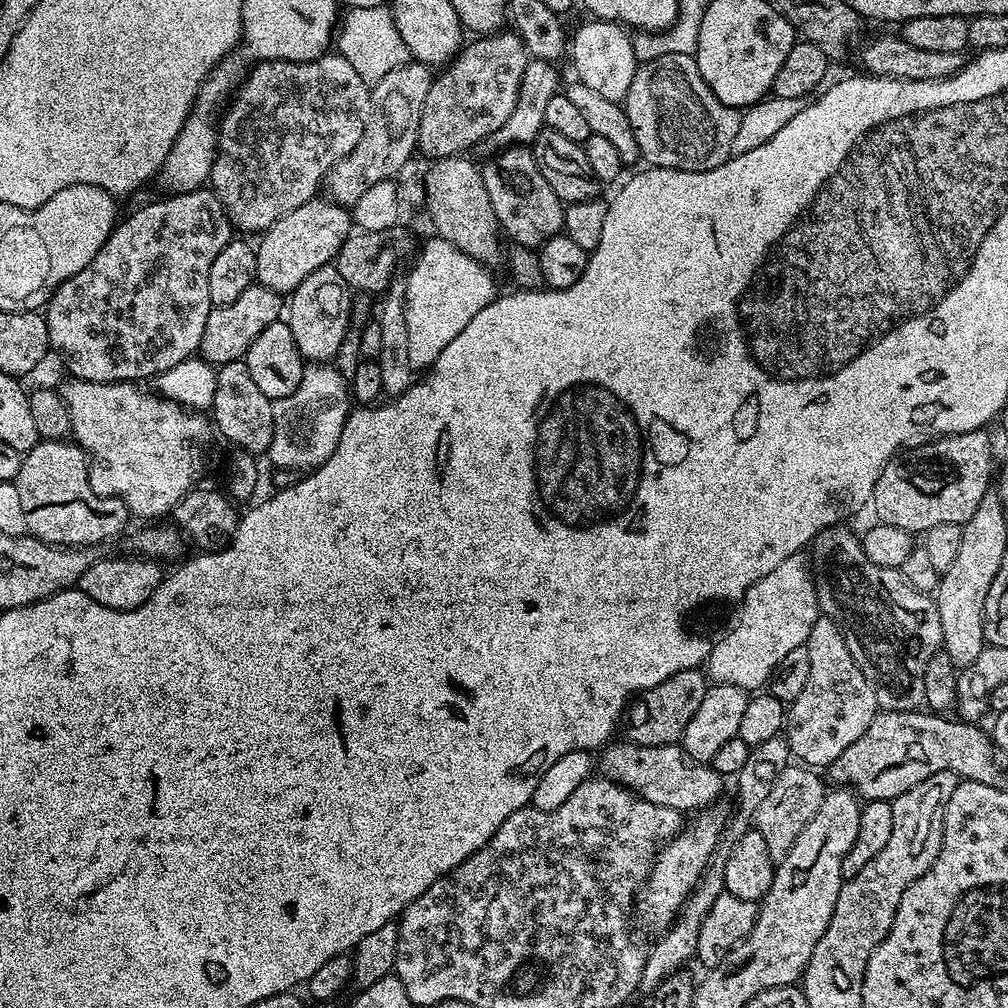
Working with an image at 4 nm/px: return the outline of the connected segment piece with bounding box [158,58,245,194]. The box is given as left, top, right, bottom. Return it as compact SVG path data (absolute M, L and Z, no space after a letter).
M232 59L221 60L213 68L212 73L201 82L200 92L196 95L196 103L192 105L192 114L186 118L170 154L166 154L164 165L160 167L158 173L158 181L160 180L161 186L165 188L165 193L193 192L209 183L218 151L218 128L214 123L217 119L216 107L228 95L228 99L233 95L234 89L241 83L242 73L245 71L242 61Z

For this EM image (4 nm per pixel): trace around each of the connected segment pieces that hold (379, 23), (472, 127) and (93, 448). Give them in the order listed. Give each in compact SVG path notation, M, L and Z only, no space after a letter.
M391 7L348 8L345 13L334 40L334 48L339 55L346 58L346 62L350 62L350 66L354 66L358 78L362 78L371 86L386 78L390 70L409 63L406 42L402 42L402 34L398 34L398 26L394 26Z
M501 30L490 36L480 36L473 44L465 43L461 47L460 51L456 53L454 59L443 69L444 72L435 77L430 86L430 94L426 94L426 102L422 102L422 118L418 122L418 134L416 135L416 147L419 155L432 156L433 161L447 160L449 156L459 156L467 153L467 148L472 147L478 143L479 140L487 141L491 137L493 132L497 132L499 128L504 125L506 118L510 118L510 114L514 114L514 106L518 102L518 94L520 93L520 83L522 82L522 74L526 70L526 66L529 62L528 51L524 49L524 44L520 40L519 36L516 35L515 31L512 30Z
M75 378L65 381L64 385L59 385L58 391L66 402L66 410L70 412L75 443L87 455L88 481L94 494L116 496L128 507L133 517L167 517L176 503L197 487L199 480L196 479L204 468L204 459L208 456L208 447L214 437L209 417L182 404L175 404L167 396L161 396L155 391L147 392L144 386L136 382L103 384Z

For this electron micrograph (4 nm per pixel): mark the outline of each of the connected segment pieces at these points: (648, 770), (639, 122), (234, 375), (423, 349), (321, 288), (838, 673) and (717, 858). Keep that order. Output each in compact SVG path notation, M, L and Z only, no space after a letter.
M631 742L616 743L609 743L599 753L599 756L601 755L599 775L603 779L623 784L631 792L646 798L646 802L672 808L681 814L703 810L719 801L716 799L719 798L725 781L707 763L690 759L680 744L642 746Z
M668 53L657 56L655 60L643 61L630 82L630 90L622 101L624 113L630 118L634 138L638 142L641 157L649 165L657 168L673 168L687 172L705 172L722 166L732 156L731 147L738 132L741 109L726 106L706 86L702 74L696 65L695 55L686 53Z
M243 360L219 365L210 416L214 421L215 431L219 435L221 432L236 447L234 449L241 453L267 453L270 442L274 438L272 401L266 394L262 394L262 390L258 390L258 386L254 383L254 378L250 378L250 370Z
M431 238L424 244L424 249L415 257L416 265L412 268L404 287L404 309L406 310L406 334L408 335L408 349L410 350L410 366L414 370L427 370L432 363L466 330L466 322L482 310L497 295L498 289L492 281L492 276L485 265L479 264L474 258L462 254L462 250L455 248L450 242L439 238Z
M332 264L306 274L296 289L291 292L286 304L286 323L294 334L294 342L301 356L308 362L332 362L344 344L344 335L348 332L348 315L352 312L350 289L342 274Z
M823 614L816 617L808 635L810 678L798 698L790 701L786 712L788 751L801 765L816 770L827 769L840 757L842 750L858 742L874 722L878 705L872 683L862 674L846 646L842 630Z
M717 854L712 857L712 863L696 883L696 889L688 895L688 901L681 908L679 916L672 921L671 928L667 929L659 937L660 940L651 949L647 949L644 957L644 969L640 979L640 988L653 990L671 975L673 972L681 971L685 967L687 960L690 961L695 957L696 947L698 946L698 930L702 930L702 918L710 914L710 906L714 906L714 898L718 898L724 890L724 859L723 855Z

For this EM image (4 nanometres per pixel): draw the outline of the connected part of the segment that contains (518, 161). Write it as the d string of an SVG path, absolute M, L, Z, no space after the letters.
M509 146L499 153L497 160L483 165L486 194L490 194L490 206L494 206L496 223L512 244L521 244L536 250L552 236L564 231L565 204L558 194L550 190L550 182L542 178L532 149L528 146Z

